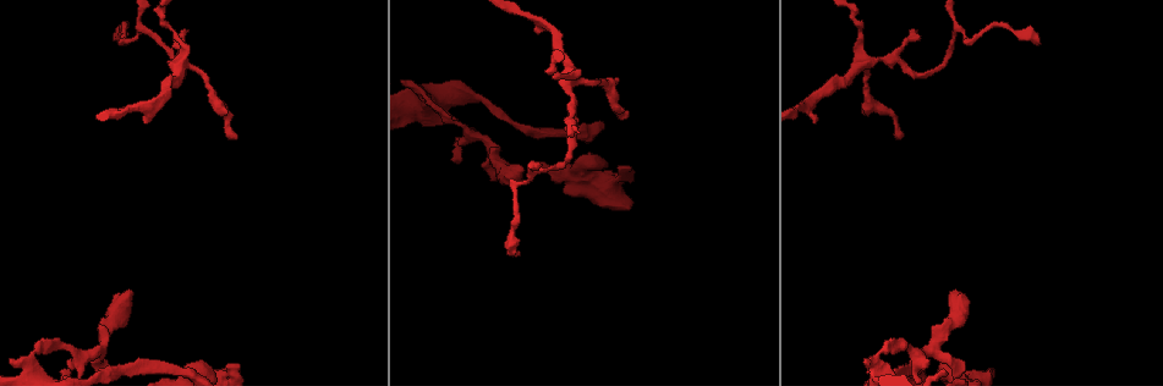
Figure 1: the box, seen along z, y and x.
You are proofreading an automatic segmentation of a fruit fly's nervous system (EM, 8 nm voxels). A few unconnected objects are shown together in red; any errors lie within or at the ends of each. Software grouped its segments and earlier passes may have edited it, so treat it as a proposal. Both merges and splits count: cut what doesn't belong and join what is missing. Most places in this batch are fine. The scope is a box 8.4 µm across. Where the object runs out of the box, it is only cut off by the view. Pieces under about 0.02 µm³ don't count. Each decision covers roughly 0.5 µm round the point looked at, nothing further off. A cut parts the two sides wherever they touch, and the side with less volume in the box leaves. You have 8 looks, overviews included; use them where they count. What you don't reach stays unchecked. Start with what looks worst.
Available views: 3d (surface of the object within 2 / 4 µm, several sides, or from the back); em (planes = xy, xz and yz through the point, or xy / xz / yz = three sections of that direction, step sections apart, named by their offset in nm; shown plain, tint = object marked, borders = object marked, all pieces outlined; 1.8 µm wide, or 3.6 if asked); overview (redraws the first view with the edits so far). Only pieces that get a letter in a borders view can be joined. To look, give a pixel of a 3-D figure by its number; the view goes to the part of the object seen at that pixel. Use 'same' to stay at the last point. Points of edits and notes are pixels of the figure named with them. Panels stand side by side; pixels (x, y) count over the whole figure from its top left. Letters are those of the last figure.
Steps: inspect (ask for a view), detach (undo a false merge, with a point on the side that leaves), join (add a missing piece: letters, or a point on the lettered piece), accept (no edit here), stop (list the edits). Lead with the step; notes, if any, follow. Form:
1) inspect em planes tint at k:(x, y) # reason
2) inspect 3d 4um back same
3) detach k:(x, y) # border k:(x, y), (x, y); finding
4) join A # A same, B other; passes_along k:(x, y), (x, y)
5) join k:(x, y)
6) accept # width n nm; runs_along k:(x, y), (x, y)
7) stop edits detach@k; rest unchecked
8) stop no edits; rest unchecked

inspect 3d 2um at 1:(629, 112) # tapers out

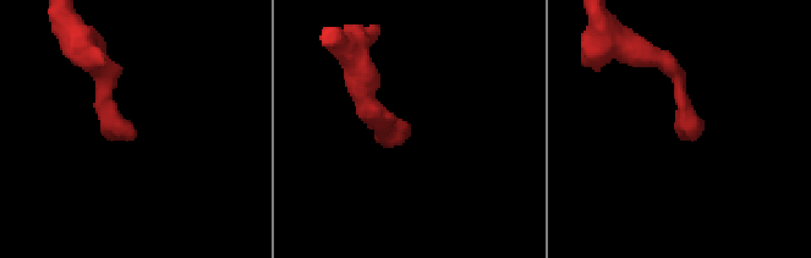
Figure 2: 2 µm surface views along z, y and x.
inspect em xz step 4 plain at 2:(683, 131) # shape alone is not enough

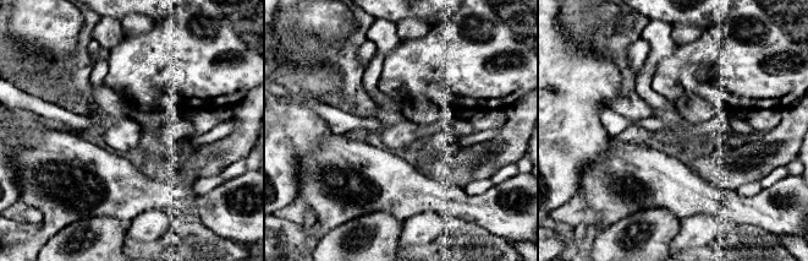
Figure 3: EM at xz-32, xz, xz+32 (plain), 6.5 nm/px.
inspect em xz step 4 borders same # what lies round it

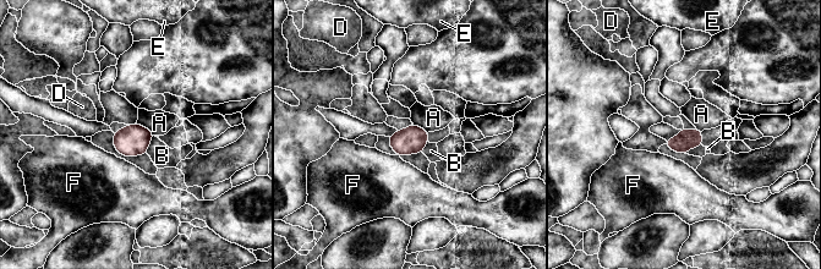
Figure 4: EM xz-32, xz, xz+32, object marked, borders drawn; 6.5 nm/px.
accept # A other, B other, D other, E other, F other; none of them fits

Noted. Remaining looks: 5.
inspect em planes borders at 1:(131, 291) # branch stops here

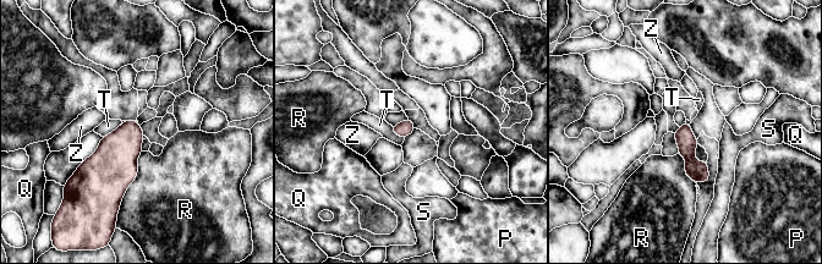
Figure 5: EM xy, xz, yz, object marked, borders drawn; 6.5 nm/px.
accept # P other, Q other, R other, S other, T other, Z other; runs_along 5:(686, 126), (686, 150), (703, 179); no lettered piece goes on from it

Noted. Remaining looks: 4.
inspect em planes borders at 1:(577, 132) # tapers out

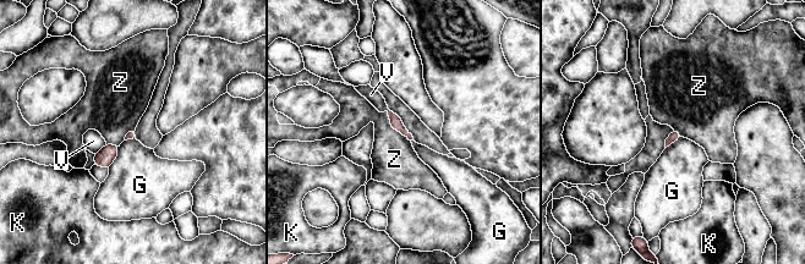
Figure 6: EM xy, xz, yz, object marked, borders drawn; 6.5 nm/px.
accept # G other, K other, V other, Z other; border 6:(387, 111), (390, 126), (410, 141); none of them fits

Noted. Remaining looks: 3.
inspect 3d 2um at 1:(1036, 44) # free end

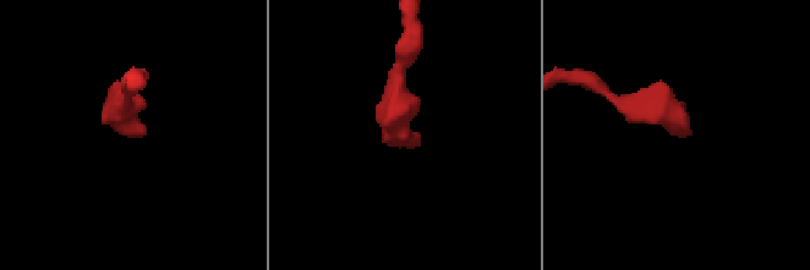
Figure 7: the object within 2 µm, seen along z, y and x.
inspect em planes tint at 7:(146, 135)

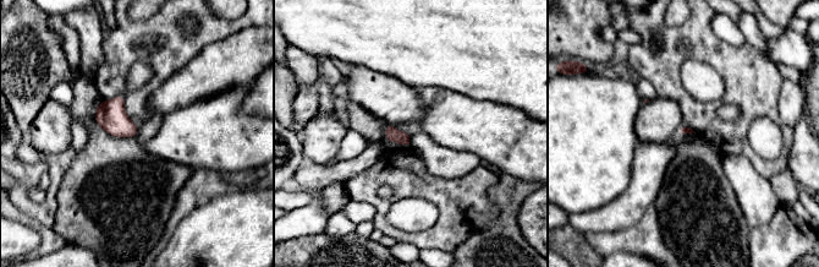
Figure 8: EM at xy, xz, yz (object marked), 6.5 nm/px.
inspect em planes borders same

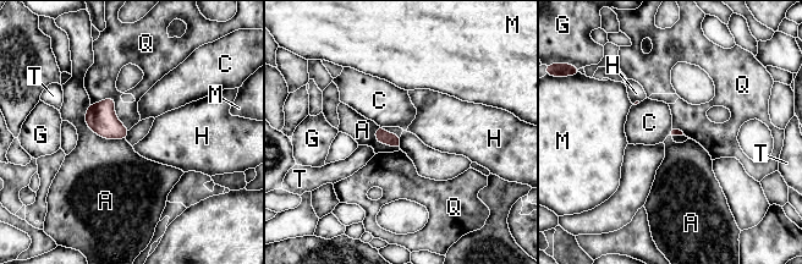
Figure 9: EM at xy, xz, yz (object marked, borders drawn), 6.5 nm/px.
accept # longest_contact A 320 nm; A other, C other, G other, H other, M other, Q other, T other; border 9:(86, 109), (94, 132), (125, 138); no lettered piece goes on from it

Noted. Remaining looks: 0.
stop no edits; rest unchecked

